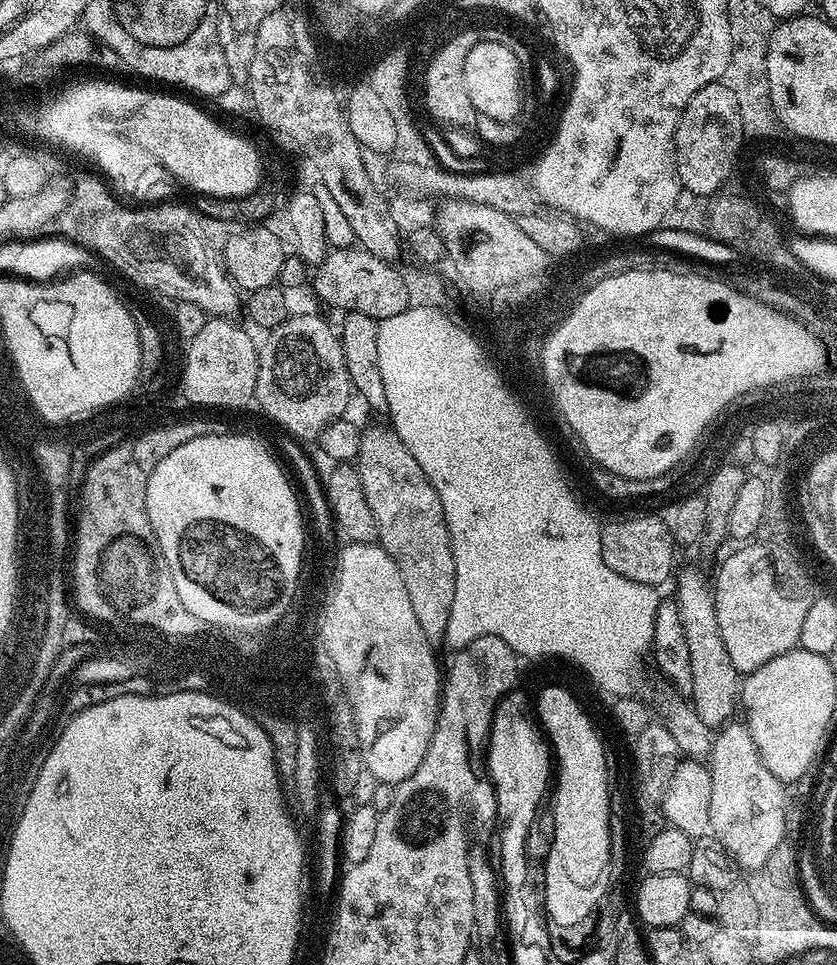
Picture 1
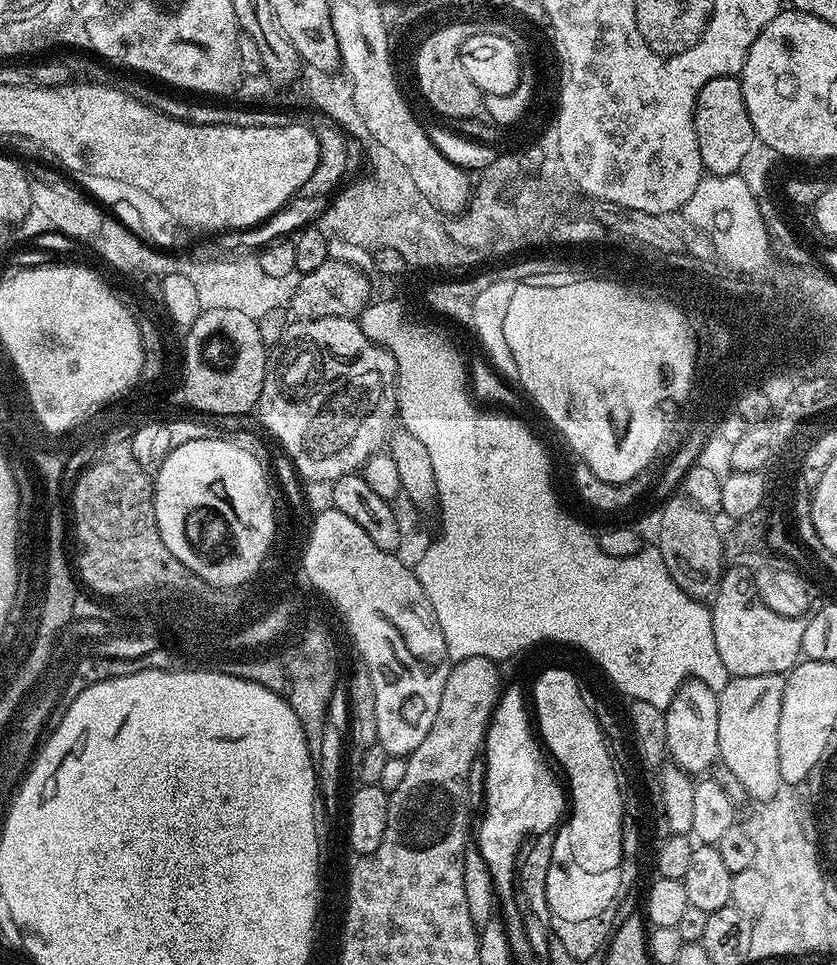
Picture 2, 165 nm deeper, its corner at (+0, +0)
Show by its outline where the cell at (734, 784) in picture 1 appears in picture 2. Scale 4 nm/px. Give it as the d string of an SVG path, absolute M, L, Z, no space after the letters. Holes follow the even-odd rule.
M733 676L728 685L718 694L718 759L730 766L738 782L741 783L743 795L748 795L755 802L767 802L774 797L776 792L781 791L782 781L778 770L778 718L780 717L780 689L782 680L780 676Z

